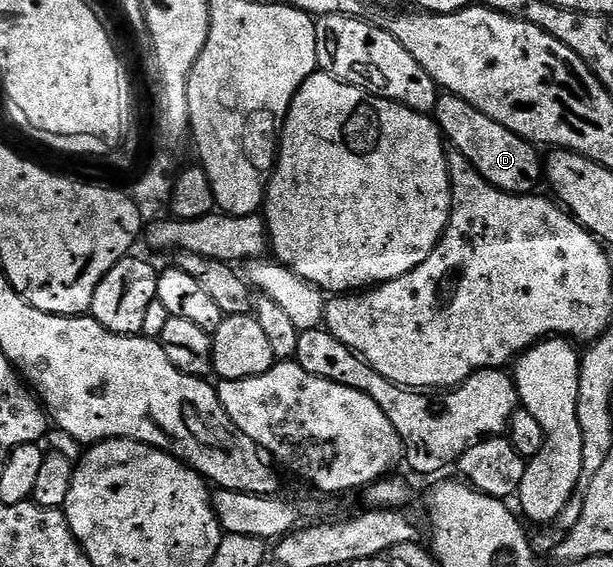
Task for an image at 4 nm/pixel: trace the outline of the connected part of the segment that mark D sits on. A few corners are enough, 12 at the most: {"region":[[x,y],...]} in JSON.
{"region":[[457,95],[432,112],[445,140],[488,184],[533,194],[537,146]]}

